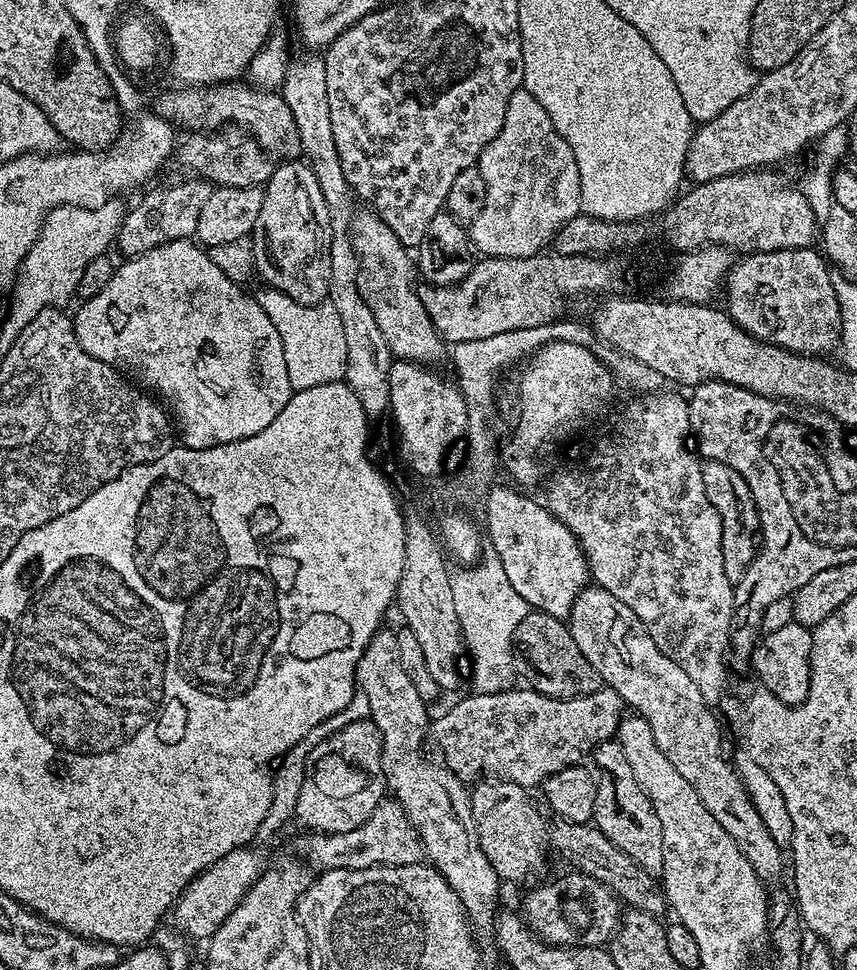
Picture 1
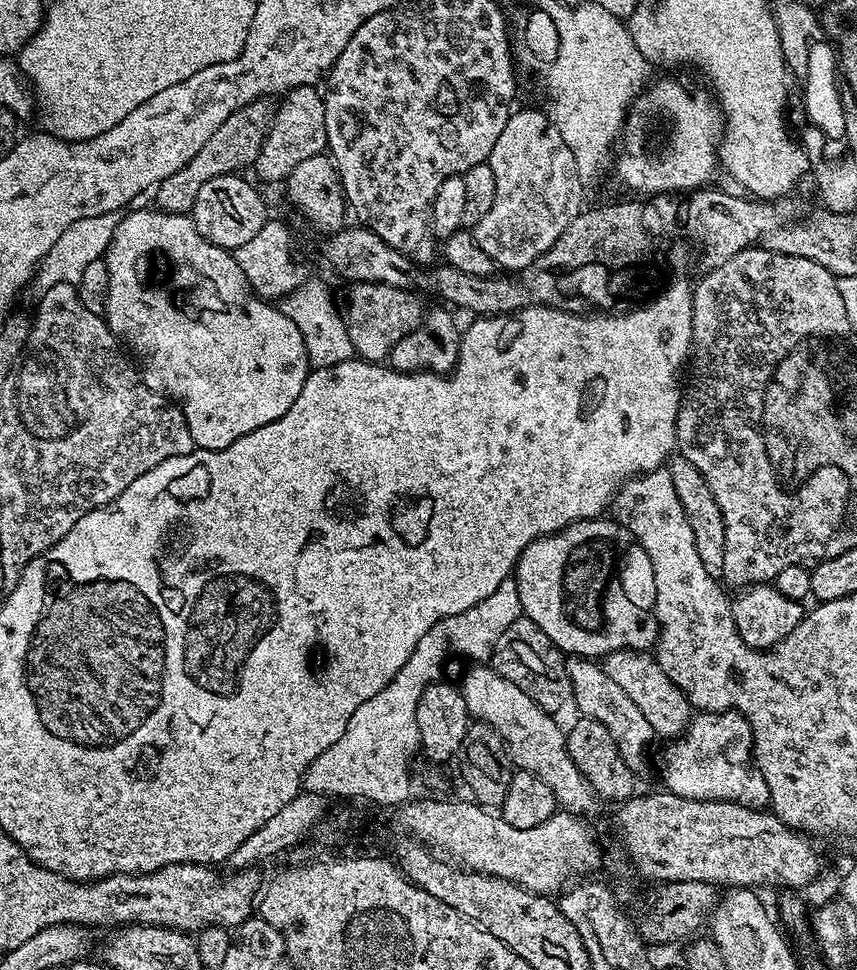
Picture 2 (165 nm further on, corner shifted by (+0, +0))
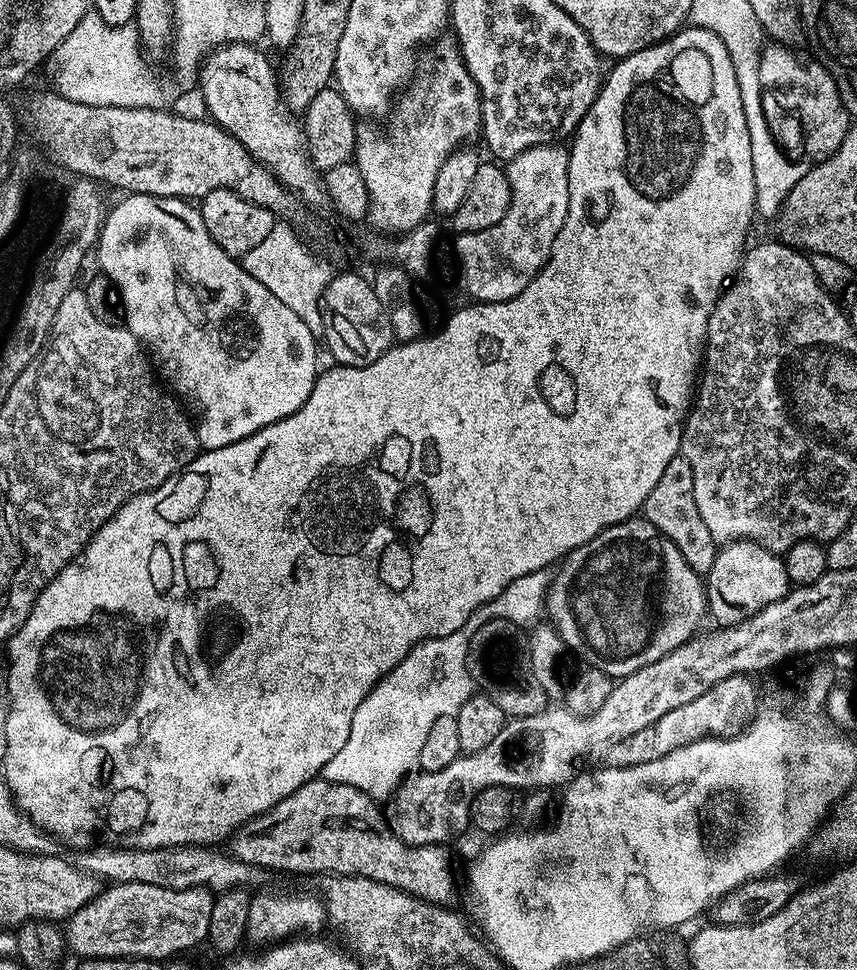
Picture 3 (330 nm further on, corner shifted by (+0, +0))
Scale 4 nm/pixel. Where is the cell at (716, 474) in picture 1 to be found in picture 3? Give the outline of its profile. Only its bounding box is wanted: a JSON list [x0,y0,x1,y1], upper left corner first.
[642,455,718,574]

